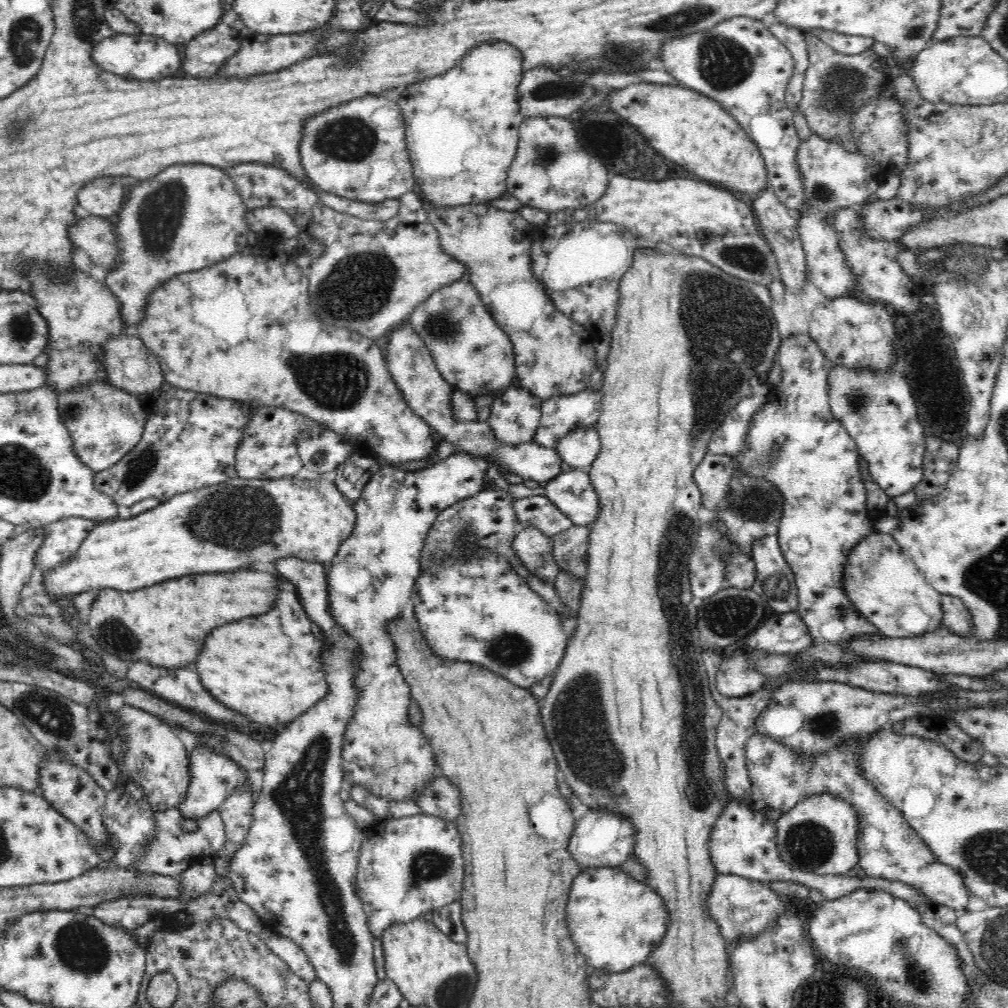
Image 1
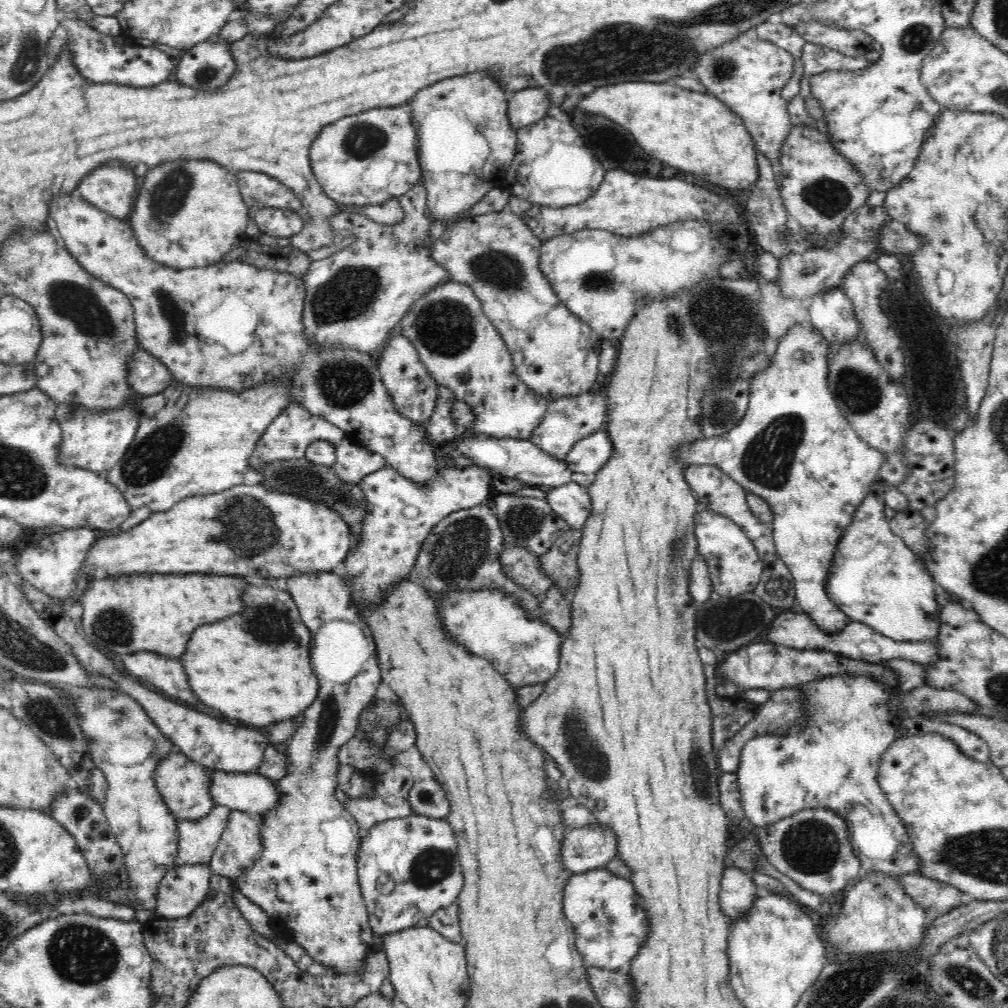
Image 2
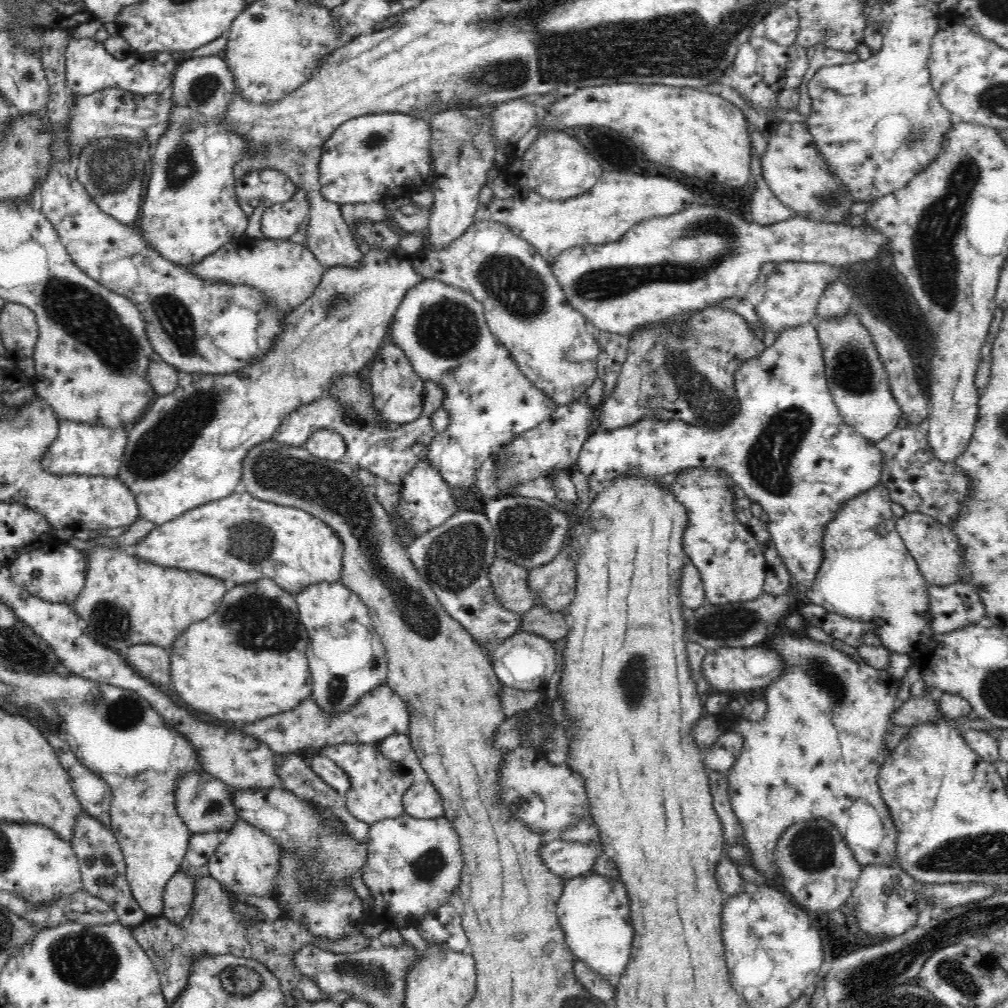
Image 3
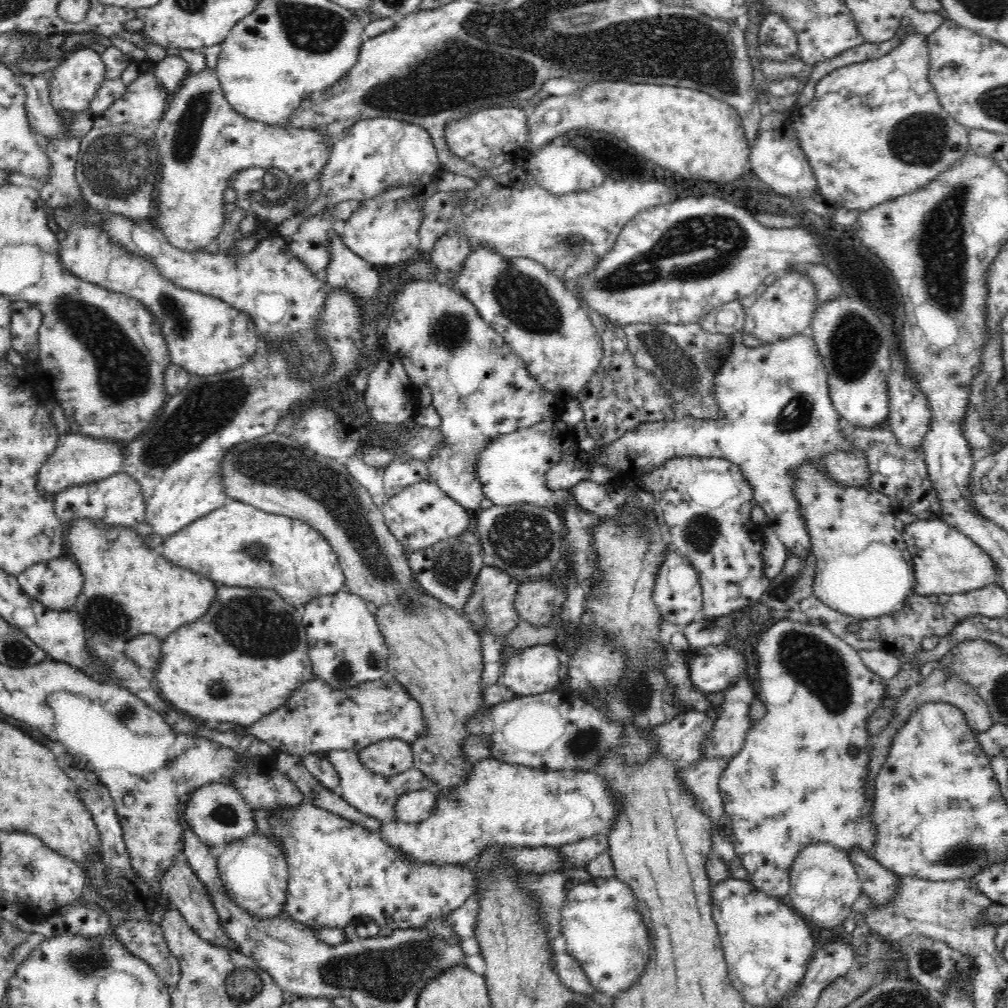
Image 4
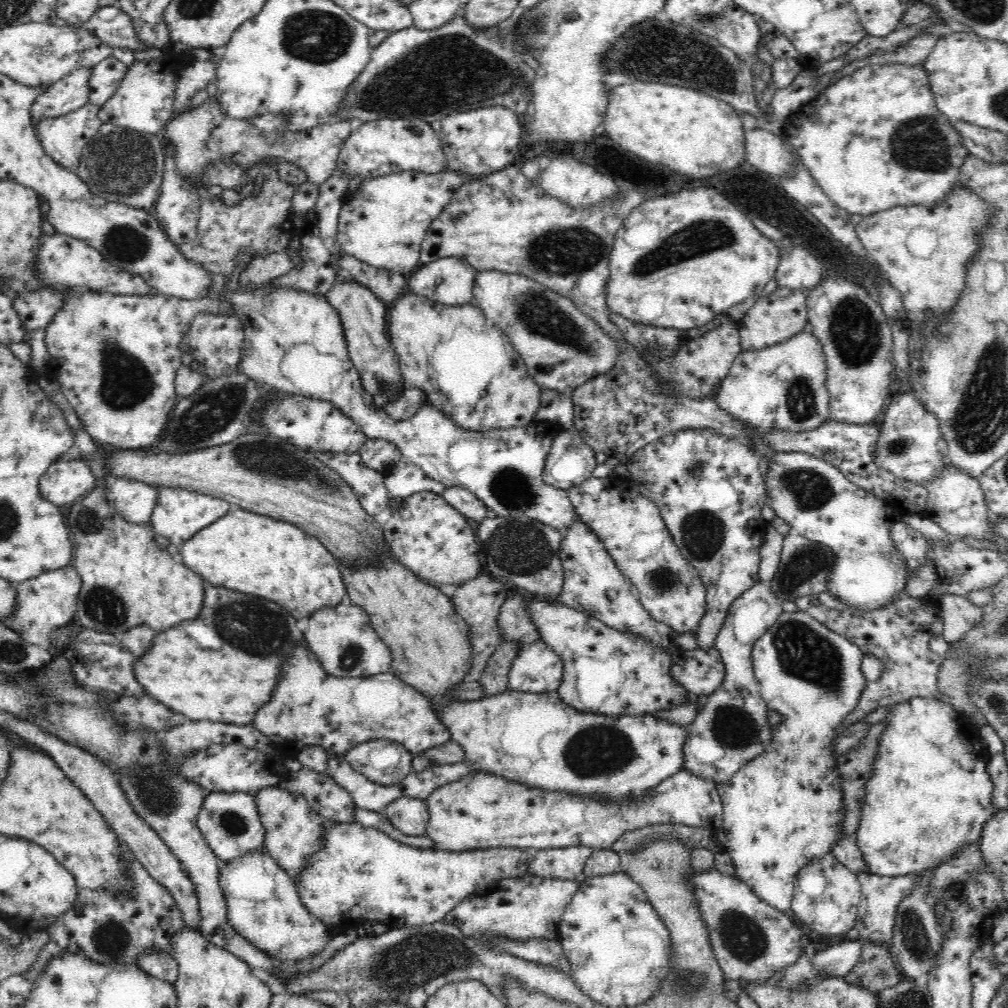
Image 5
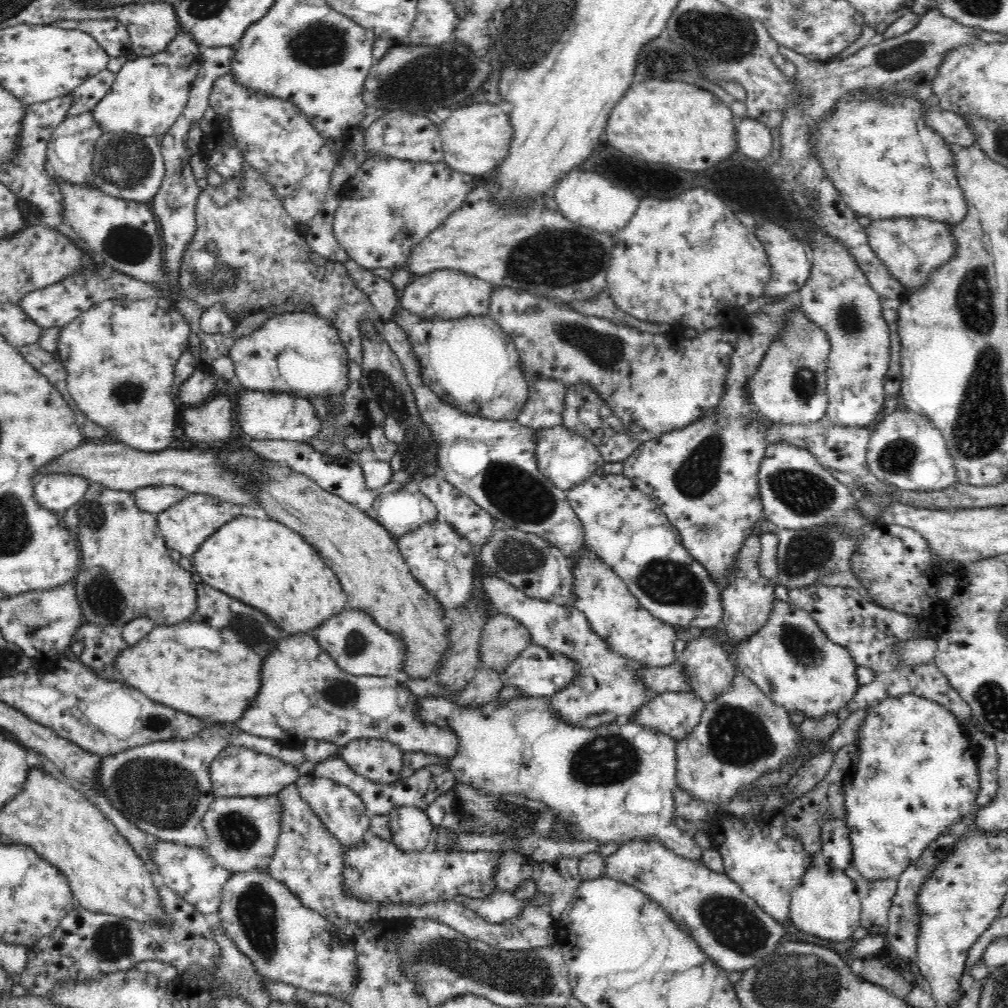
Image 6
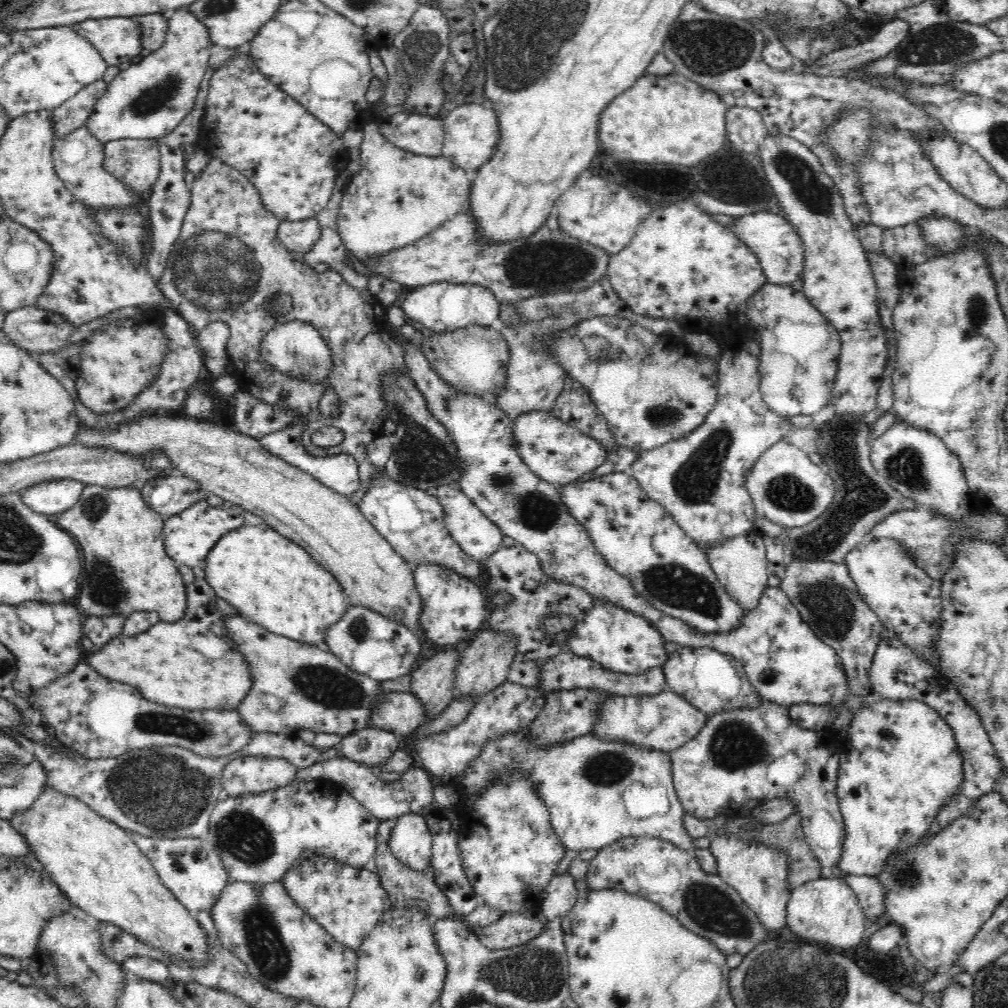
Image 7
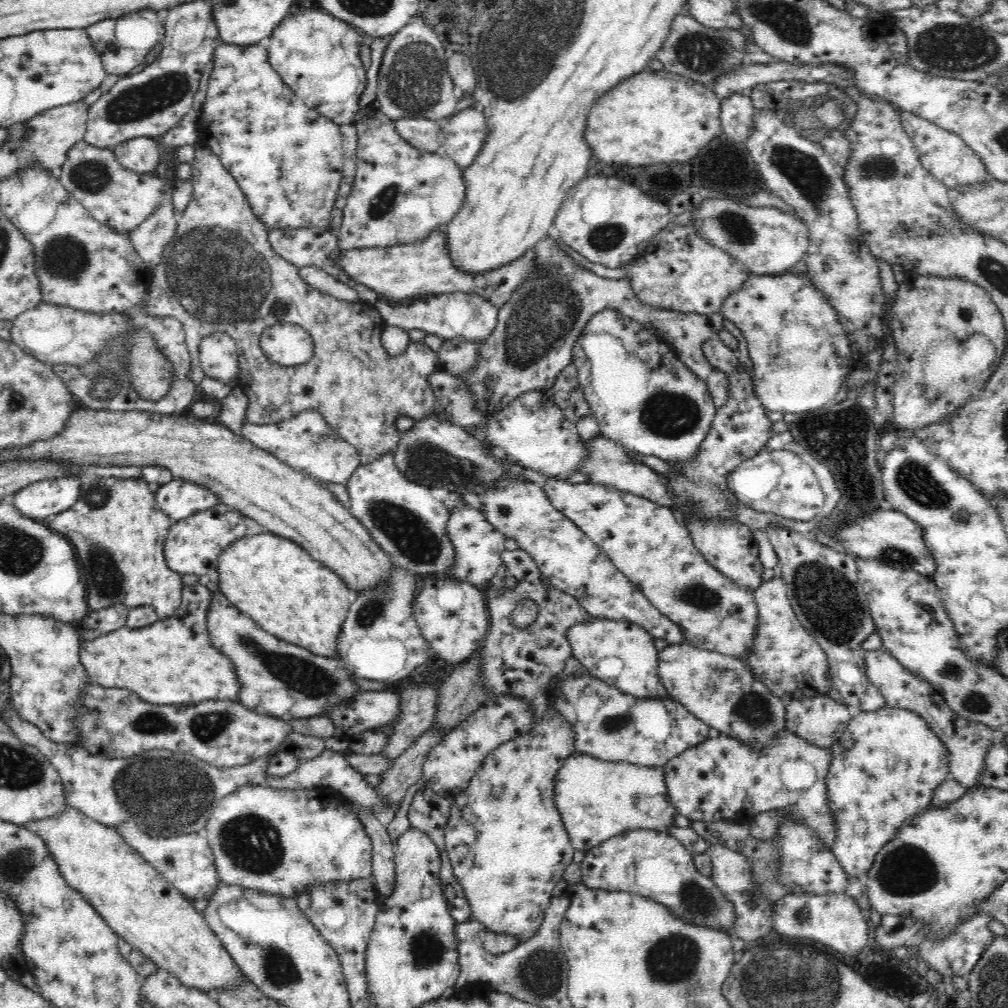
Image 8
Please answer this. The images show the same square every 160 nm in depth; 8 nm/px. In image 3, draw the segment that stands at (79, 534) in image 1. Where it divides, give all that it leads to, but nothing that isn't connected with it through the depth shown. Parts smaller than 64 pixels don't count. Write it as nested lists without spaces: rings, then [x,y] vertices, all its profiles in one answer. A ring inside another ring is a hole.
[[[67,541],[60,546],[46,545],[22,550],[9,564],[10,576],[16,585],[24,587],[32,596],[46,602],[64,603],[75,608],[78,595],[85,587],[89,558],[85,550],[73,548]]]

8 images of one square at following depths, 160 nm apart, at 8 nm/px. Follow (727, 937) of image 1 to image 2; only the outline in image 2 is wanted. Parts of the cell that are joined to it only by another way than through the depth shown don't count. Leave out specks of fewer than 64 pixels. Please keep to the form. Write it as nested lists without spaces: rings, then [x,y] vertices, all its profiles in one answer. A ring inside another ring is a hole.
[[[725,867],[719,902],[723,915],[730,921],[734,920],[740,908],[751,908],[760,895],[750,874],[738,867]]]

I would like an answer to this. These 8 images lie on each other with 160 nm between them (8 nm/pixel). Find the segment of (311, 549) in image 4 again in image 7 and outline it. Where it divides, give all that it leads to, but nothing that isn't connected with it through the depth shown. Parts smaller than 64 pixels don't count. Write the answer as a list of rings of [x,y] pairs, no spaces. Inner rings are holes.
[[[266,523],[240,526],[230,530],[208,552],[202,566],[205,578],[214,592],[243,616],[248,616],[256,624],[268,628],[274,634],[286,636],[292,640],[310,645],[324,646],[326,630],[338,622],[349,609],[349,599],[343,591],[338,579],[316,562],[306,550],[290,539],[280,535]]]

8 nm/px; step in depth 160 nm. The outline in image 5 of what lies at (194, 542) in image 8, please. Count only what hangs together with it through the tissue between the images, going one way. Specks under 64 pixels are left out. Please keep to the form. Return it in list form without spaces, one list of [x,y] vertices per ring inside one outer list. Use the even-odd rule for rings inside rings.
[[[158,486],[158,504],[154,507],[150,523],[155,534],[168,539],[172,546],[180,549],[197,534],[198,530],[214,524],[218,518],[226,516],[229,510],[230,503],[221,498],[181,487]]]

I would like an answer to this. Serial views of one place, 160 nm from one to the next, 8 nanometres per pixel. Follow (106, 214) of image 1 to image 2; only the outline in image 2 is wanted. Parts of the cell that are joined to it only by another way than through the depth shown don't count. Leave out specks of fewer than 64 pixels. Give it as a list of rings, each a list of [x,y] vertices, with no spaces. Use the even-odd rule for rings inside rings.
[[[108,161],[79,182],[82,199],[114,218],[127,220],[134,205],[135,169],[120,161]]]

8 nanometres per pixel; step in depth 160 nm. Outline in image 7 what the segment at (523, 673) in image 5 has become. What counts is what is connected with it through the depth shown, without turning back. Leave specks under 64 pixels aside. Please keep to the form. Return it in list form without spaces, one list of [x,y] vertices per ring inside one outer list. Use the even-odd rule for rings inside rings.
[[[563,650],[550,658],[540,672],[539,686],[540,691],[549,694],[556,690],[567,691],[582,688],[598,688],[605,690],[612,695],[636,696],[636,695],[657,695],[662,691],[668,690],[666,675],[662,667],[654,667],[646,670],[644,674],[626,674],[606,670],[599,662],[578,656],[573,652]]]

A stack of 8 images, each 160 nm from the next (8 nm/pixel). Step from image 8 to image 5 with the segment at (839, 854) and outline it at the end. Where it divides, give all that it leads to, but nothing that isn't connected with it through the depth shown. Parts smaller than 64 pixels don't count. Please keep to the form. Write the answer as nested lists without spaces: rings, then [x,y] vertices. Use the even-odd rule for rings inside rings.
[[[915,697],[888,707],[889,713],[884,718],[886,728],[878,739],[878,748],[873,762],[873,773],[868,782],[865,782],[865,799],[862,803],[862,812],[857,831],[854,838],[863,854],[866,866],[870,874],[878,876],[904,876],[905,874],[918,874],[921,870],[932,867],[938,868],[940,864],[946,862],[950,857],[956,856],[958,850],[964,848],[967,844],[978,845],[981,841],[981,832],[985,822],[997,808],[992,804],[992,791],[994,785],[989,772],[987,771],[987,762],[990,757],[989,749],[980,746],[978,740],[971,740],[966,734],[970,732],[970,720],[964,714],[954,710],[948,702],[938,701],[932,698]]]

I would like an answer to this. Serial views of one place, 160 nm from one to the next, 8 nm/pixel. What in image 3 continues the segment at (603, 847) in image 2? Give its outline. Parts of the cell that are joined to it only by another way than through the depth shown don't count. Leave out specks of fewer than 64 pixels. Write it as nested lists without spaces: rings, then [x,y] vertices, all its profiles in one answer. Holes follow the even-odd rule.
[[[560,838],[545,842],[539,857],[552,874],[565,880],[590,873],[593,864],[602,853],[602,846],[585,842],[566,842]]]

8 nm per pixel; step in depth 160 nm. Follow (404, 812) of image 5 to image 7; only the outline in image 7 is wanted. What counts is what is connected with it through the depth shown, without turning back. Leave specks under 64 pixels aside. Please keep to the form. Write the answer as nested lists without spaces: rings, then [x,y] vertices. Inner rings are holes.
[[[408,813],[397,817],[388,843],[404,866],[424,873],[431,864],[433,837],[422,814]]]

